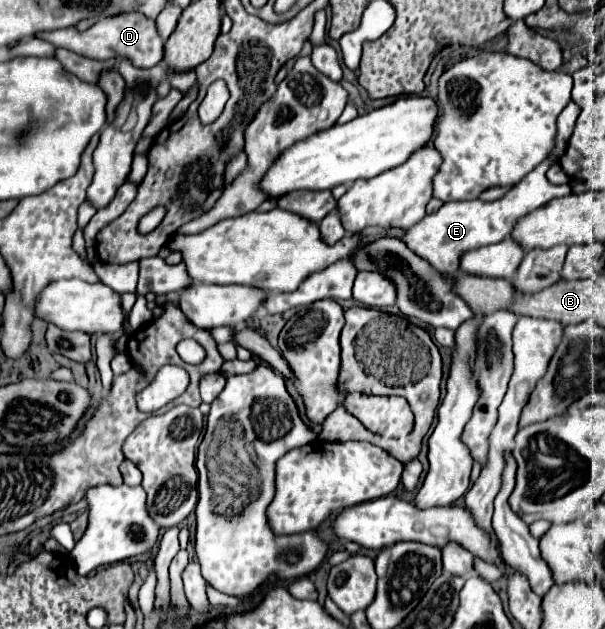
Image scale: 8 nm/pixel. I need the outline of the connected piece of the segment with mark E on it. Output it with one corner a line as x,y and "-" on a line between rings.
568,103
566,109
558,115
554,147
548,153
548,157
536,167
536,171
530,171
530,175
526,175
518,185
510,187
508,193
502,199
496,199
496,201
474,199
474,201
450,201
450,203
444,203
436,213
430,213
424,219
420,219
420,223
404,229
400,241
404,241
408,245
408,249
414,251
418,257
426,259
436,271
452,275
452,273
456,273
460,269
460,259
462,259
464,253
468,253
472,249
478,249
478,247
486,247
486,245
504,241
506,237
510,237
516,219
520,219
522,215
542,207
550,199
570,195
572,193
570,183
552,185
546,179
546,171
564,153
564,147
568,143
568,135
572,135
572,127
576,123
576,115
580,115
580,107
576,107
576,103

